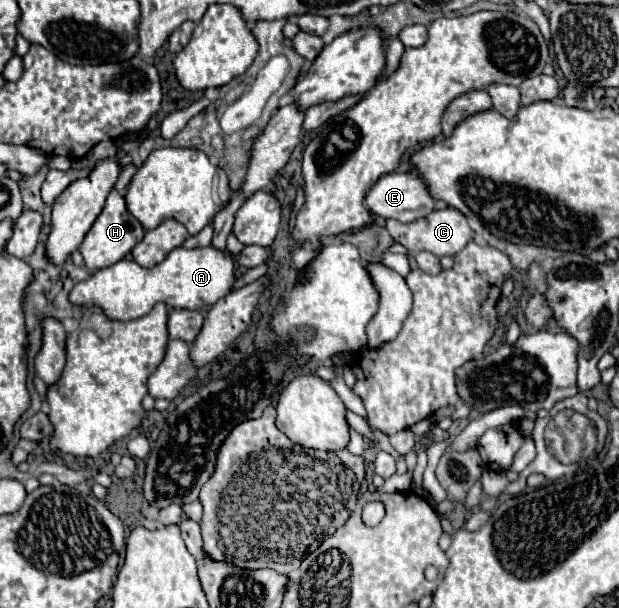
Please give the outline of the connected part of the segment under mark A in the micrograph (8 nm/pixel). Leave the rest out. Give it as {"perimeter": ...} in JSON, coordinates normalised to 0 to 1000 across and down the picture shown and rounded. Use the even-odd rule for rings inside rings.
{"perimeter":[[[289,405],[250,441],[228,441],[218,428],[192,428],[176,441],[157,444],[115,477],[111,497],[121,503],[157,503],[176,526],[225,523],[254,497],[263,497],[270,507],[338,510],[338,503],[373,480],[376,461],[376,428],[363,414],[341,405],[312,411]]]}

